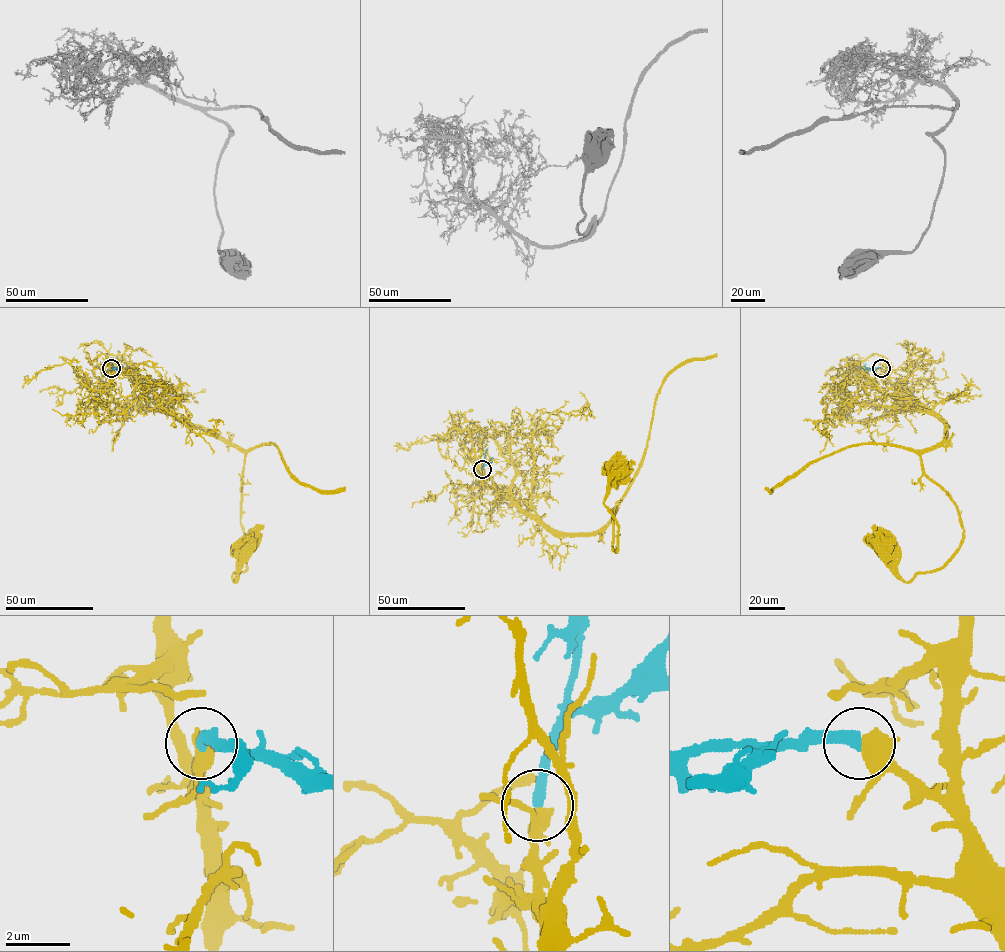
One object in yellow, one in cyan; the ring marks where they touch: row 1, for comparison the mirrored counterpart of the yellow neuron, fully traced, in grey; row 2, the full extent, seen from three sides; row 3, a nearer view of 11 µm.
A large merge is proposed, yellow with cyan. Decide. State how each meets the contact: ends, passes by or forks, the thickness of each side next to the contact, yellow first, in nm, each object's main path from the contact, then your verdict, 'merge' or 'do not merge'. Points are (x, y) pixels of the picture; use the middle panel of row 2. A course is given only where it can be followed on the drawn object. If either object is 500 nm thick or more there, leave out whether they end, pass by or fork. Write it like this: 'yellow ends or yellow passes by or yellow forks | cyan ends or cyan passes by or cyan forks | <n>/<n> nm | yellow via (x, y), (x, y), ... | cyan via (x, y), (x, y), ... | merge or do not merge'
yellow passes by | cyan ends | 440/360 nm | yellow via (482, 470), (484, 484), (554, 529), (596, 533), (616, 510), (615, 552), (618, 527), (604, 498), (617, 471) | cyan via (482, 469), (488, 447) | merge

